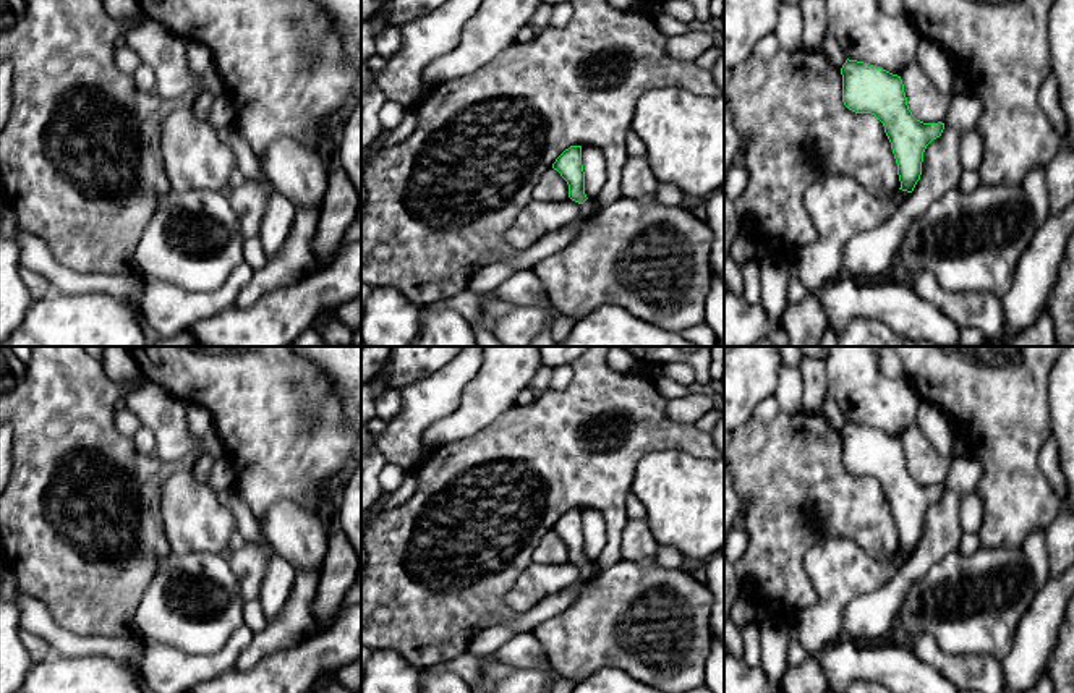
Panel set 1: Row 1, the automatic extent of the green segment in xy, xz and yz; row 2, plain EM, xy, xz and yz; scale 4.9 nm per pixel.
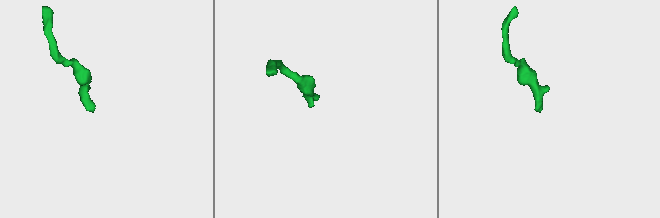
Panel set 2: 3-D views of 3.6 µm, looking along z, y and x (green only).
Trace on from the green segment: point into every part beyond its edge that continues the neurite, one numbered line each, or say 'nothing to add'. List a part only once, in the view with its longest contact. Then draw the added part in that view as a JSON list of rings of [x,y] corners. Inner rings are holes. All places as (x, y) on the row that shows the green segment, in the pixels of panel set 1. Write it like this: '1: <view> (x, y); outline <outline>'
1: xz (590, 208); outline [[[586,199],[583,204],[580,204],[580,209],[582,209],[582,217],[590,219],[601,210],[601,206],[596,199]]]

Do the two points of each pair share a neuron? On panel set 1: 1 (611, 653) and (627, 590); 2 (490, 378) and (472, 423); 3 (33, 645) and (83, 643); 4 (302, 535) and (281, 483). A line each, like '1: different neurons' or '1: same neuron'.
1: same neuron
2: same neuron
3: different neurons
4: different neurons

